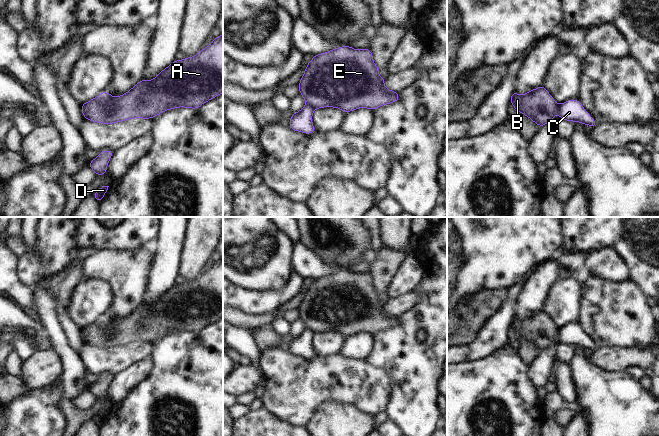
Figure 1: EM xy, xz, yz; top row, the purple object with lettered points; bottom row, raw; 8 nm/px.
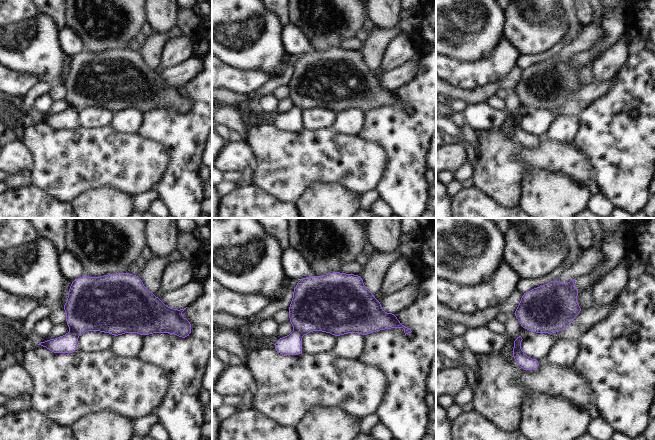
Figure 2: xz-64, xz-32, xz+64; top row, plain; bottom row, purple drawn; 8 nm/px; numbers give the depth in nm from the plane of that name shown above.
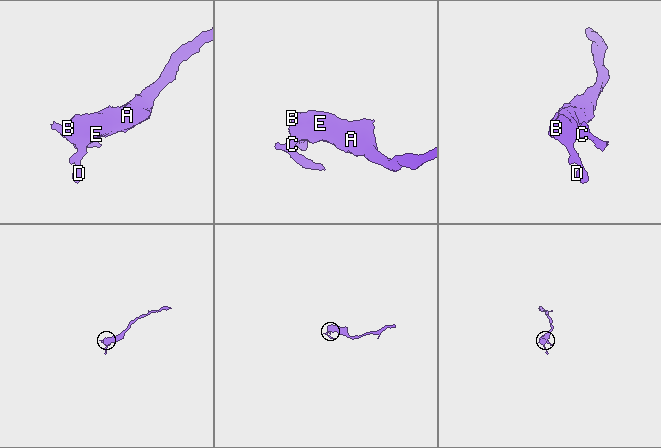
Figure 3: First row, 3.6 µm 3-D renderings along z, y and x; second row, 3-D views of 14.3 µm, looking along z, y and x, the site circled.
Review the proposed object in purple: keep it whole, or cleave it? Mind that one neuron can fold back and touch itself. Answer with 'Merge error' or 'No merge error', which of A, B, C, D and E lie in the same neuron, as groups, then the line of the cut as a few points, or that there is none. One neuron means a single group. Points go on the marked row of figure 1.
Merge error. Groups: A B D E / C. Split along xz (306, 104), (314, 109).

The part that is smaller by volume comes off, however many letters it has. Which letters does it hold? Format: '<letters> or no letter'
C.

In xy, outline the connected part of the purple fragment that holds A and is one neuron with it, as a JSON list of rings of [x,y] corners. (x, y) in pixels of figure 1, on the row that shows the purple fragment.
[[[216,35],[216,38],[196,55],[174,60],[152,80],[142,78],[129,91],[116,97],[104,90],[80,106],[85,119],[100,124],[114,124],[136,118],[152,119],[174,108],[183,107],[196,110],[222,93],[223,35]]]

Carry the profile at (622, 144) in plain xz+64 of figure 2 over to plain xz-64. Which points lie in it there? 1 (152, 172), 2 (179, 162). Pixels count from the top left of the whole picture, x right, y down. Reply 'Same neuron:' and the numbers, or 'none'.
Same neuron: 2

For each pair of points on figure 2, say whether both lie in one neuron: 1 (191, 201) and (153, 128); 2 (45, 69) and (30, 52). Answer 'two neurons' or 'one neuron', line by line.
1: one neuron
2: one neuron

